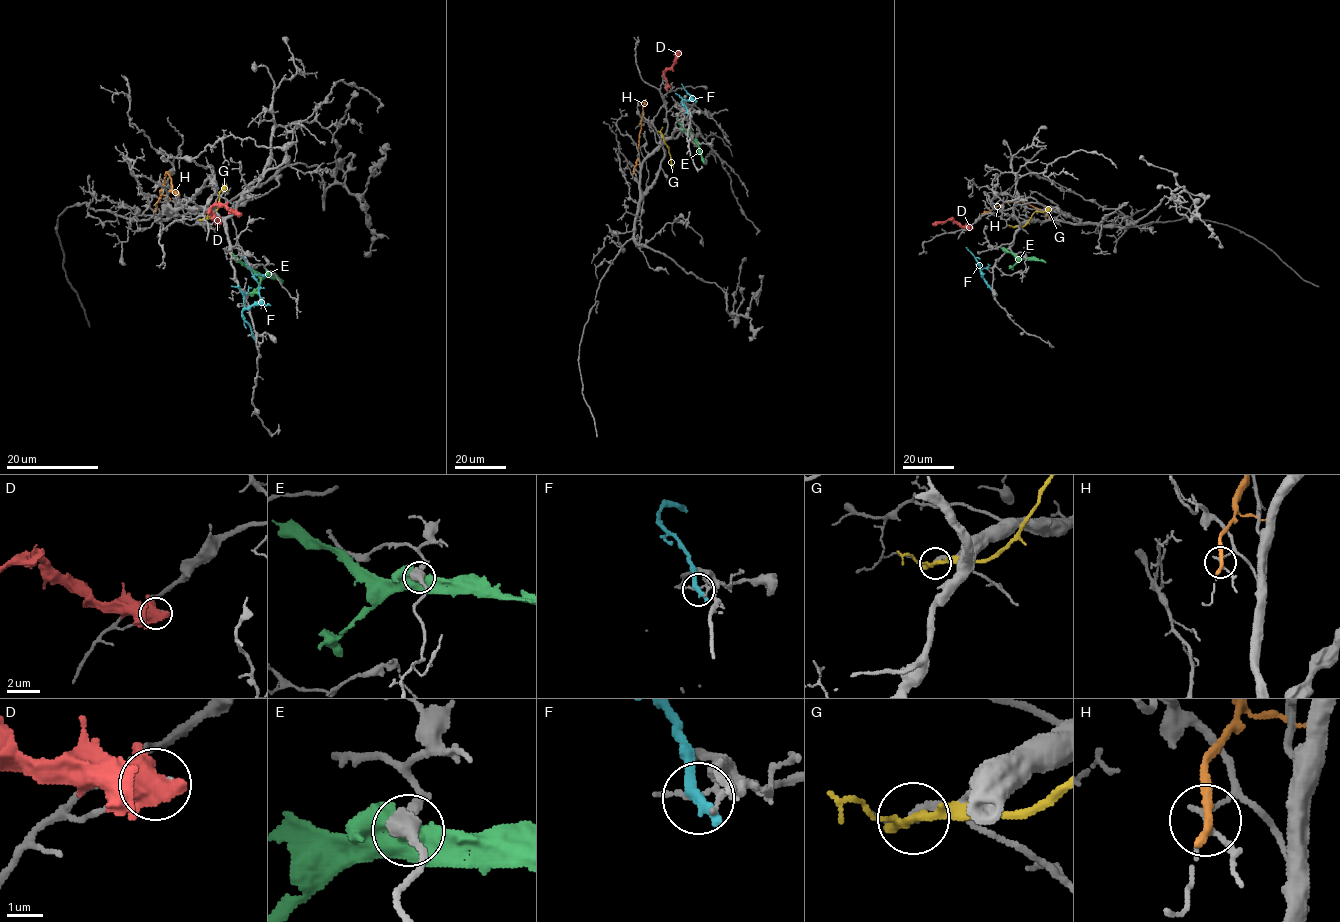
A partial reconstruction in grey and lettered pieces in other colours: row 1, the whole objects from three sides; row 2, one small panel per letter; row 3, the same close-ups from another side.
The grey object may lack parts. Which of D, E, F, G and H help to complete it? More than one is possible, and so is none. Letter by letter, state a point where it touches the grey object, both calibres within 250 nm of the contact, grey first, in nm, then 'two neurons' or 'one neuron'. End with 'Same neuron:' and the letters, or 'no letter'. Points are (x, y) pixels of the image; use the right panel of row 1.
D: contact (971, 228); calibres 110 and 480 nm; two neurons
E: contact (1025, 257); calibres 440 and 480 nm; two neurons
F: contact (995, 293); calibres 110 and 380 nm; two neurons
G: contact (1015, 227); calibres 240 and 180 nm; two neurons
H: contact (1054, 220); calibres 110 and 360 nm; two neurons
Same neuron: no letter

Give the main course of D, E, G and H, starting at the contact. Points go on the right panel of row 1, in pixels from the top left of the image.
D: (971, 228), (962, 227), (948, 219), (932, 224)
E: (1025, 257), (1017, 257), (1000, 246)
G: (1014, 226), (1022, 226), (1034, 212), (1050, 207)
H: (1054, 220), (1022, 201), (1004, 202), (981, 214)

